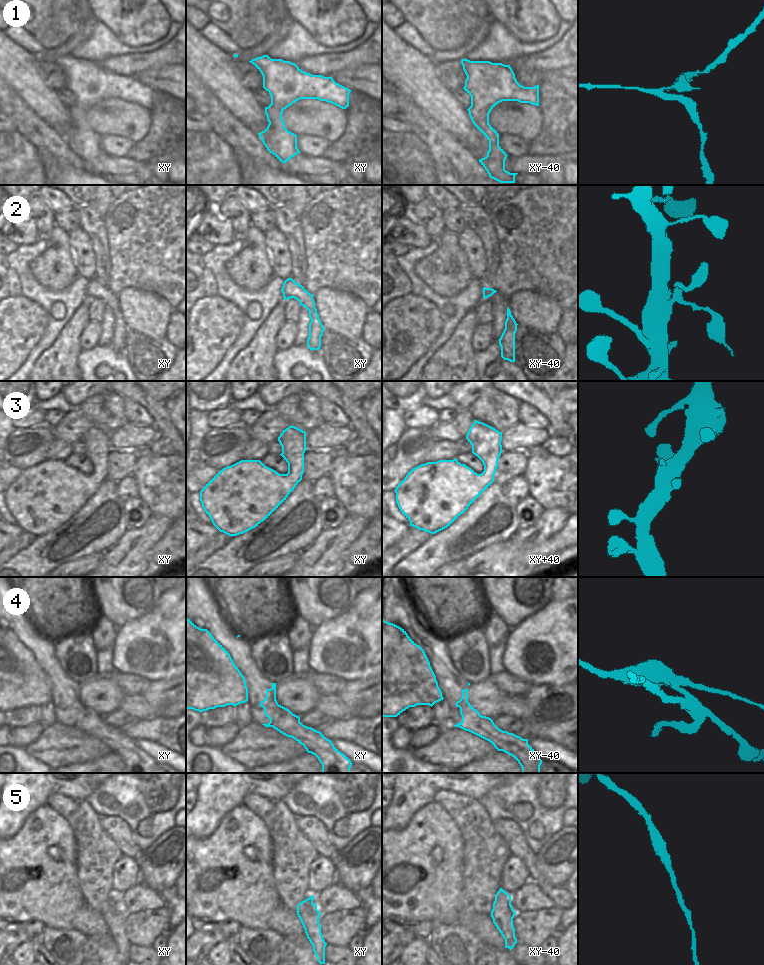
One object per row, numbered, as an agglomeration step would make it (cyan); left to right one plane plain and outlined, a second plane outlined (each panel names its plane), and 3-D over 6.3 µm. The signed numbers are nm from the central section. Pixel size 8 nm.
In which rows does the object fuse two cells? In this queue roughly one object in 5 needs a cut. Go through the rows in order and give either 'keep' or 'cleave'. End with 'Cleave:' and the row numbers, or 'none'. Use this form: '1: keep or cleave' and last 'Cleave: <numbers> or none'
1: cleave
2: keep
3: keep
4: cleave
5: keep
Cleave: 1, 4

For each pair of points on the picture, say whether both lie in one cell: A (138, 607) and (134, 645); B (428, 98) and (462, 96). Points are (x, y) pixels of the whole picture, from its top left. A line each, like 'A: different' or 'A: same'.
A: different
B: different

